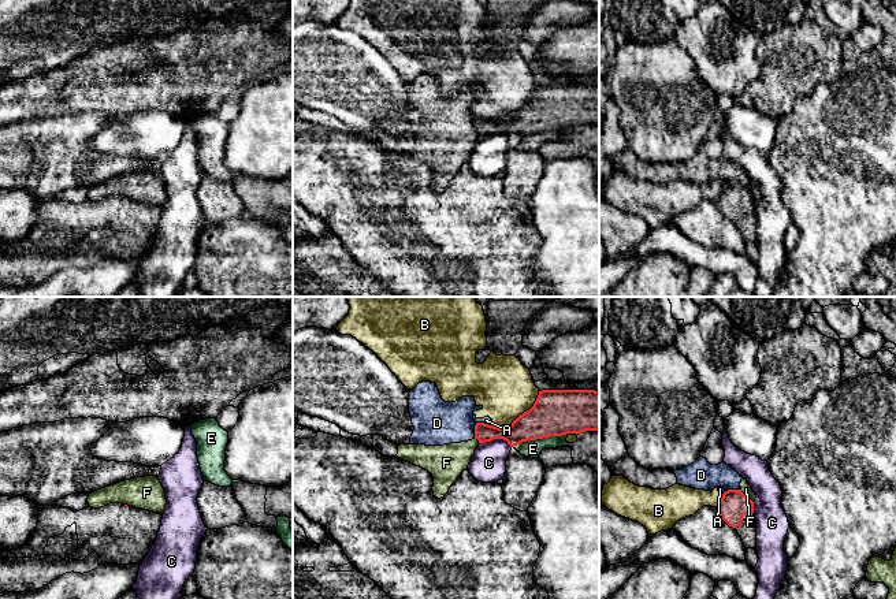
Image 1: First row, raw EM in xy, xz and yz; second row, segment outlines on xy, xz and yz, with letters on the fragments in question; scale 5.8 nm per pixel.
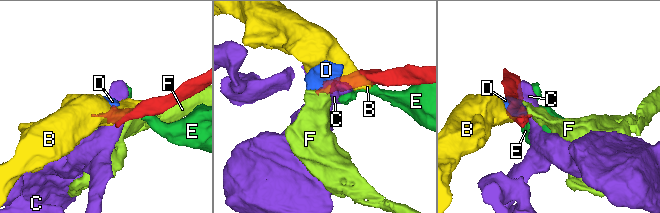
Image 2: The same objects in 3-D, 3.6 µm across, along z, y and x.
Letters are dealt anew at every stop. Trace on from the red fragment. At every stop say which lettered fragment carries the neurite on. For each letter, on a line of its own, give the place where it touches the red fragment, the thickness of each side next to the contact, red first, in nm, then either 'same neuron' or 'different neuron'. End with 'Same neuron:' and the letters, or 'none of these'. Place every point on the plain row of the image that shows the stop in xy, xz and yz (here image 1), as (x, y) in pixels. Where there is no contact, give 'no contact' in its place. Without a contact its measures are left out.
A: meets red in xz at (483, 116); 160 nm thick on the red side, 50 nm on the other; different neuron
B: meets red in xz at (519, 110); 280 nm thick on the red side, 340 nm on the other; different neuron
C: meets red in xz at (497, 131); 190 nm thick on the red side, 200 nm on the other; different neuron
D: meets red in xz at (475, 125); 120 nm thick on the red side, 260 nm on the other; different neuron
E: meets red in xz at (545, 130); 280 nm thick on the red side, 100 nm on the other; different neuron
F: meets red in yz at (747, 190); 170 nm thick on the red side, 60 nm on the other; different neuron
Same neuron: none of these

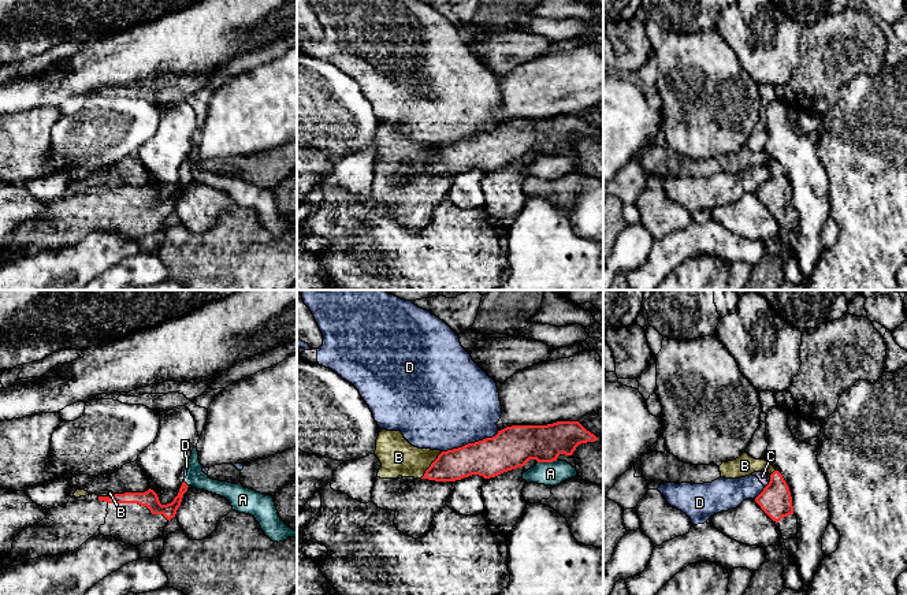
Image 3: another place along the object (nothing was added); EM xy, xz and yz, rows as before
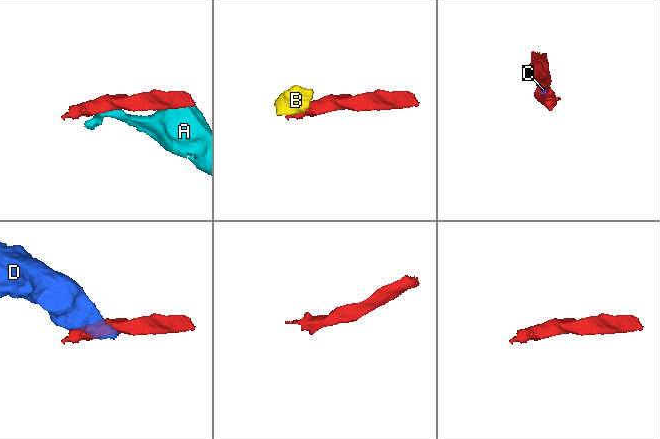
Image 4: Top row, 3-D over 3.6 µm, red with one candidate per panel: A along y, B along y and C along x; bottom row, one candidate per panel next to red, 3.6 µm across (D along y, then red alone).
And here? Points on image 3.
A: meets red in xz at (547, 155); 240 nm thick on the red side, 140 nm on the other; different neuron
B: meets red in xz at (431, 159); 190 nm thick on the red side, 220 nm on the other; different neuron
C: meets red in yz at (768, 178); 190 nm thick on the red side, 50 nm on the other; different neuron
D: meets red in xz at (471, 137); 240 nm thick on the red side, 480 nm on the other; different neuron
Same neuron: none of these

